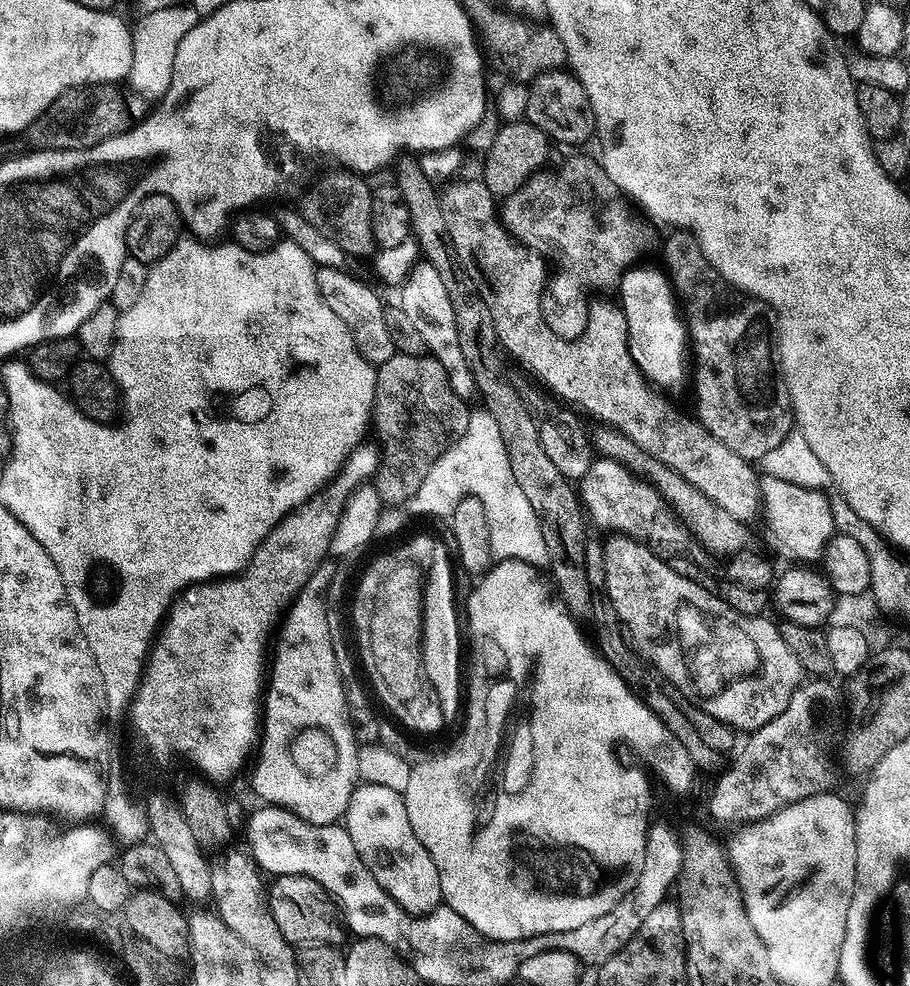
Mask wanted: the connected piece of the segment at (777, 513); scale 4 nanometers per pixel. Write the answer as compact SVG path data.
M764 476L760 481L760 499L762 501L762 520L768 523L774 539L792 562L816 562L823 557L824 548L836 532L836 523L832 517L832 500L819 488L807 488L794 482L782 482L782 478Z

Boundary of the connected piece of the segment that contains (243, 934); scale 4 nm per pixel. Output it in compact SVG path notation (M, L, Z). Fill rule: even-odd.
M244 850L224 852L216 861L214 859L211 861L210 867L212 870L211 899L216 900L215 907L222 922L226 922L226 926L230 926L230 930L234 930L234 934L238 934L238 938L242 938L242 942L246 942L246 946L250 946L250 950L258 954L265 968L275 970L279 964L286 963L291 956L293 959L293 945L285 942L282 934L274 926L271 914L268 913L265 900L266 888L263 883L260 885L261 873L251 855Z

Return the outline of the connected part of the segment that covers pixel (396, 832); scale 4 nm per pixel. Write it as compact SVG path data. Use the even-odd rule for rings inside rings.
M366 783L353 787L348 808L342 817L342 824L347 828L350 842L354 842L354 850L358 850L358 858L362 858L366 870L374 874L378 886L382 886L382 890L386 890L386 894L390 894L390 898L394 898L394 902L402 906L402 910L406 910L411 916L426 916L441 907L440 871L438 866L434 866L434 858L430 858L426 846L418 842L418 834L414 834L410 818L406 818L406 806L401 792Z

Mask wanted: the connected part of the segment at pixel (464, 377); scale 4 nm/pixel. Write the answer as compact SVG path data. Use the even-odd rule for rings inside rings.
M427 262L417 263L398 293L400 293L398 305L406 312L410 323L418 331L427 355L442 362L442 370L446 370L446 378L450 378L454 394L461 396L465 402L471 401L471 396L477 395L474 374L470 374L470 366L466 366L462 346L458 343L458 322L454 322L454 310L438 270L434 270L434 266L430 266Z

